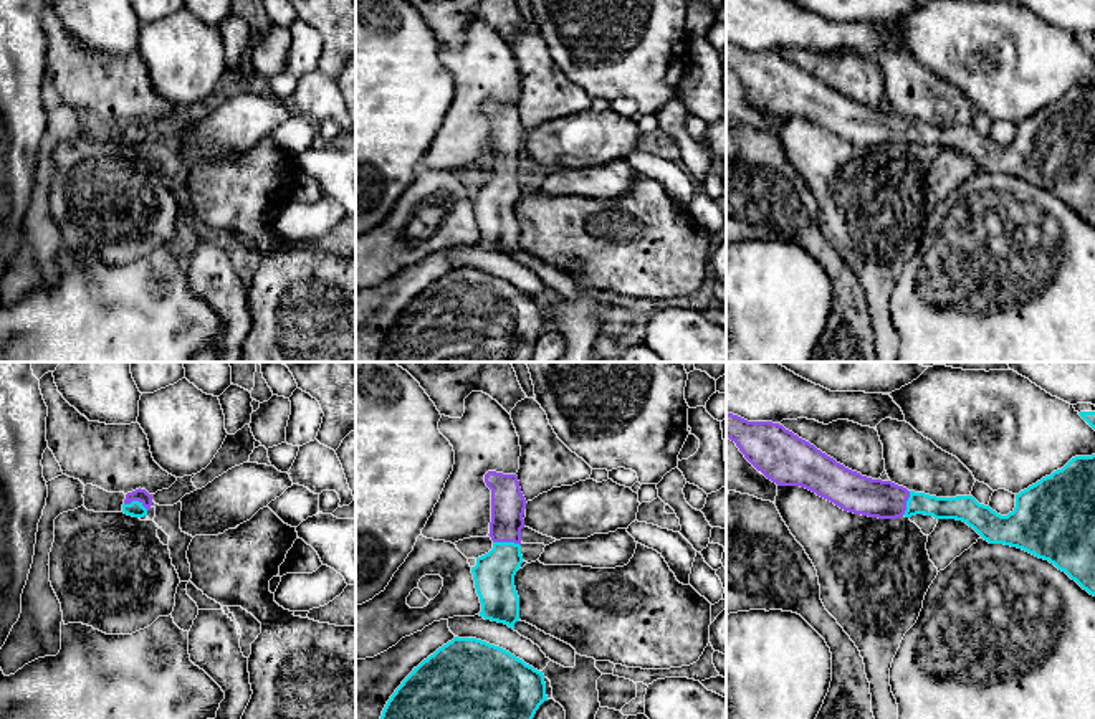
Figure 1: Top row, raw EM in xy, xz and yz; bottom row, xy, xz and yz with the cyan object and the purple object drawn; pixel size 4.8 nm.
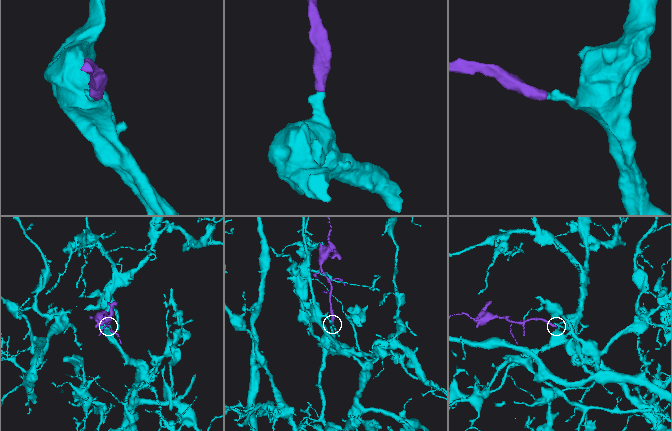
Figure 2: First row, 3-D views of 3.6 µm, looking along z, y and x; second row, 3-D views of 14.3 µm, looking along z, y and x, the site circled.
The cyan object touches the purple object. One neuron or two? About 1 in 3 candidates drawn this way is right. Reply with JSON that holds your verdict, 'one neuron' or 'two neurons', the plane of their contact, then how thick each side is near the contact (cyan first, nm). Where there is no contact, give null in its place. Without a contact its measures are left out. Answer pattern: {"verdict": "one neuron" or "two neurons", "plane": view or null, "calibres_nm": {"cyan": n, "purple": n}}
{"verdict": "one neuron", "plane": "xz", "calibres_nm": {"cyan": 200, "purple": 170}}

